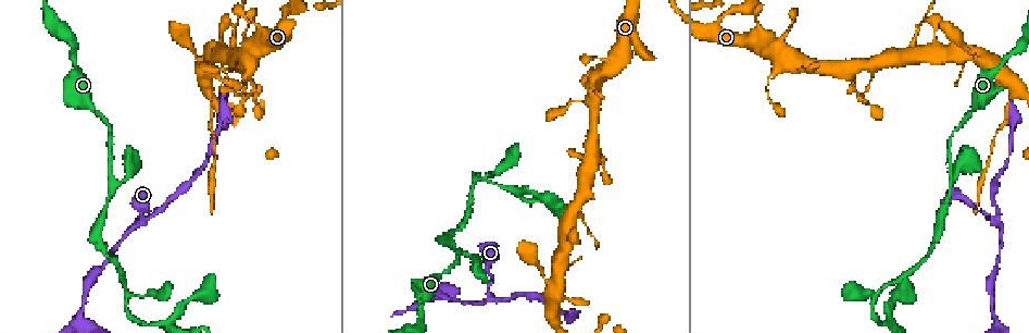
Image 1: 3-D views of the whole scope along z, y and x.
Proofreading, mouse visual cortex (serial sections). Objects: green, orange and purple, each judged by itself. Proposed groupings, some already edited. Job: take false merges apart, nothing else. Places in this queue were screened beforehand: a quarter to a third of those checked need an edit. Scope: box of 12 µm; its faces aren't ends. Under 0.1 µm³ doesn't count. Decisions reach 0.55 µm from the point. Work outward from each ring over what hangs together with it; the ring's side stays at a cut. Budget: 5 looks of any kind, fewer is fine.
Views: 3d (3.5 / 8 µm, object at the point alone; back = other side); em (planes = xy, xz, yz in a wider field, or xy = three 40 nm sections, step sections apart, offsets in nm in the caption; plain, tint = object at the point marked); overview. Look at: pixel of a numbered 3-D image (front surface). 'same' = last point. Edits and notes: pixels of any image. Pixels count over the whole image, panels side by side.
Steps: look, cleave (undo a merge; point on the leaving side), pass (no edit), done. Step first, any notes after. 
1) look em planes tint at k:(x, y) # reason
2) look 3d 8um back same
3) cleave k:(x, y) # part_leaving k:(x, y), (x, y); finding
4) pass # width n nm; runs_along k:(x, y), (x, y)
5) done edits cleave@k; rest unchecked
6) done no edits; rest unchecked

look 3d 3.5um at 1:(903, 55) # small branch off a trunk

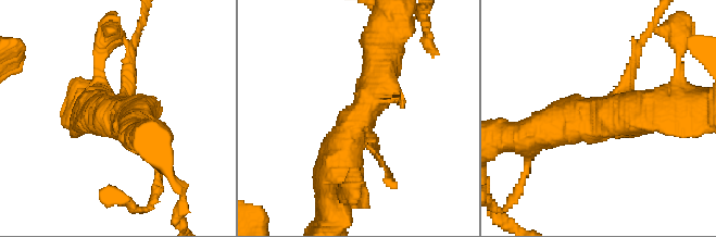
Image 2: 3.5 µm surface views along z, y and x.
look em xy step 1 tint at 2:(361, 119) # arms 3; arm_widths 200, 500, 600 nm

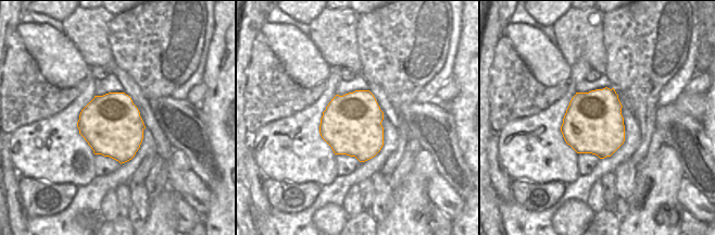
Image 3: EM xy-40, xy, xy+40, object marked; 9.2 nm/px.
pass # width 550 nm; runs_along 2:(384, 54), (337, 183); one cell here

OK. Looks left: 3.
look 3d 3.5um at 1:(144, 223) # side arm on a straight run

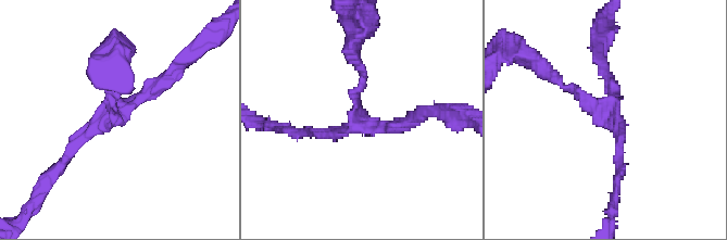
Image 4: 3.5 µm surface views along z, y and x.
look em xy step 3 plain at 4:(358, 117) # arms 3; arm_widths 150, 150, 200 nm; shape alone is not enough

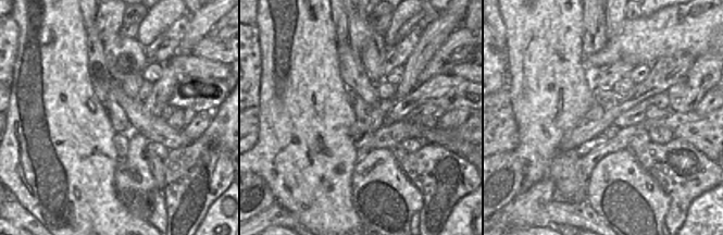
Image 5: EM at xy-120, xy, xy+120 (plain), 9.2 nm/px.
look em xy step 3 tint same

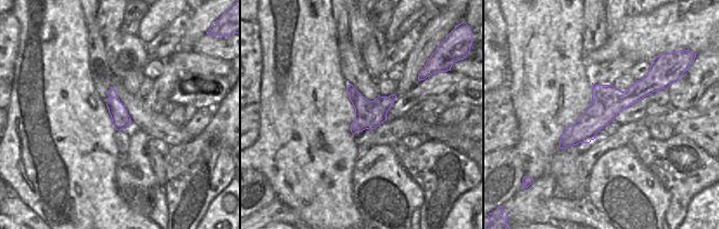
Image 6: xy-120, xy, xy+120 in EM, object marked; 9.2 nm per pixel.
pass # runs_along 4:(550, 74), (619, 124), (619, 161); all the same cell

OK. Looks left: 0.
done no edits; rest unchecked

